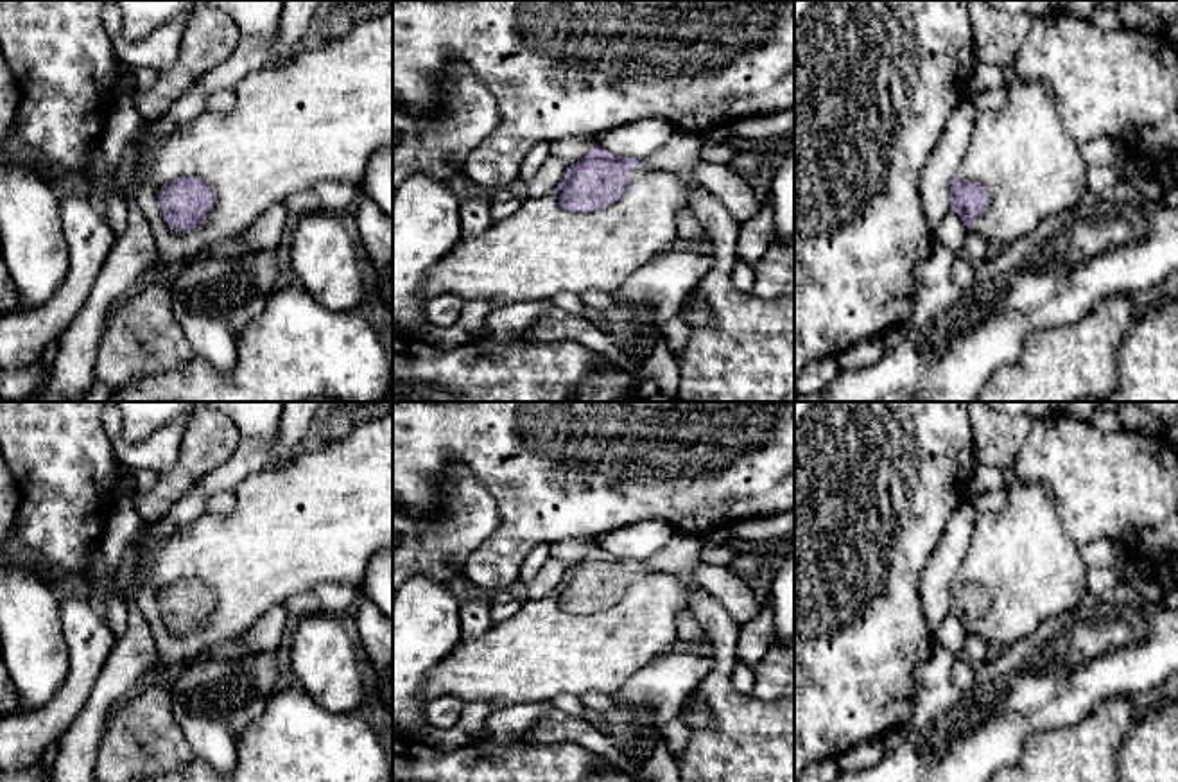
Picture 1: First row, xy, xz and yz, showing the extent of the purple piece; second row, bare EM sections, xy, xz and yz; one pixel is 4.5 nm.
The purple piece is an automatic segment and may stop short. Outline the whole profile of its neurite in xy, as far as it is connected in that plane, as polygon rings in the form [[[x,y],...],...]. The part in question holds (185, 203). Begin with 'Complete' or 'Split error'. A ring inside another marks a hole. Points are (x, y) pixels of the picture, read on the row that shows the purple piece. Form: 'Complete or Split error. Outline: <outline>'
Split error. Outline: [[[393,11],[360,23],[353,23],[344,36],[330,39],[319,48],[296,52],[282,72],[267,68],[247,72],[233,91],[235,106],[230,111],[221,113],[204,109],[192,122],[174,127],[143,158],[129,156],[126,169],[120,174],[117,183],[118,192],[126,203],[134,203],[149,222],[156,244],[156,262],[152,267],[176,262],[185,264],[192,255],[206,249],[208,246],[219,240],[233,239],[235,235],[246,231],[273,204],[285,201],[294,192],[314,188],[321,181],[360,185],[371,156],[377,151],[389,147],[393,149]]]

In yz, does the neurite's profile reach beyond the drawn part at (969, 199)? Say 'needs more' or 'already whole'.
needs more

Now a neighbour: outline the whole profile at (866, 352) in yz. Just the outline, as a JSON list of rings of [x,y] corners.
[[[873,335],[852,344],[837,357],[841,371],[852,371],[875,364],[884,355],[884,344],[880,335]]]

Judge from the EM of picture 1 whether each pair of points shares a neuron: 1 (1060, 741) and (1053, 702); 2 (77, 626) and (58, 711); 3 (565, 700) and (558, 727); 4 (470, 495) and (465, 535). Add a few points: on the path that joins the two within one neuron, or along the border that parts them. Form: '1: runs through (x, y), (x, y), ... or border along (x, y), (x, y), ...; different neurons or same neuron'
1: border along (1094, 707), (1071, 725), (1035, 730), (1021, 750); different neurons
2: runs through (81, 648), (81, 678), (76, 689); same neuron
3: border along (554, 707), (581, 718); different neurons
4: runs through (467, 504), (465, 526); same neuron

